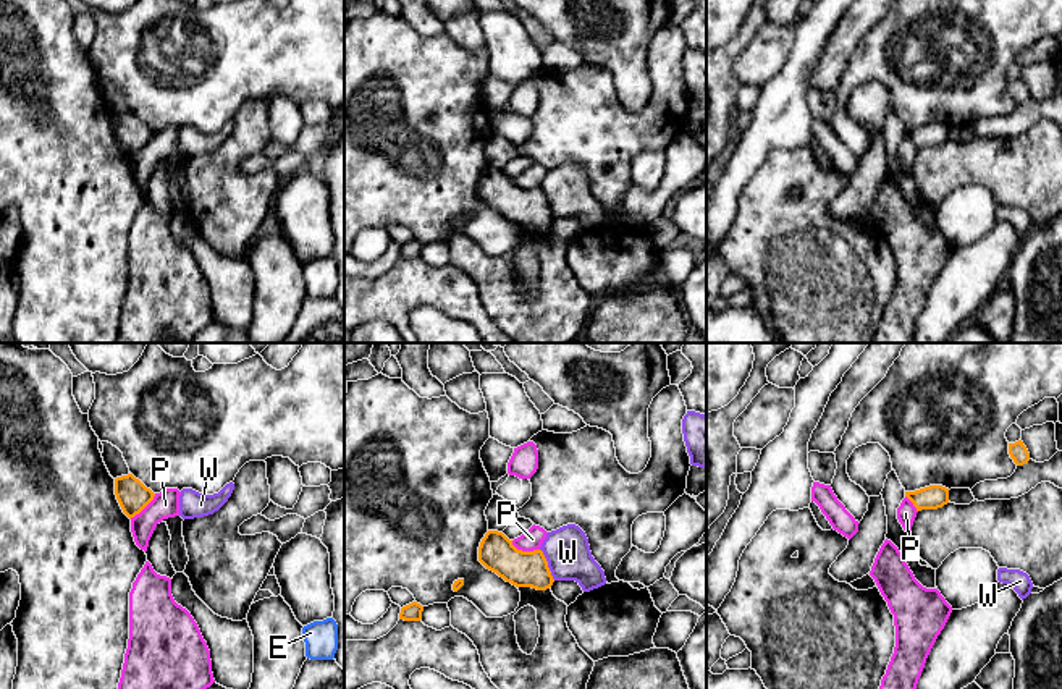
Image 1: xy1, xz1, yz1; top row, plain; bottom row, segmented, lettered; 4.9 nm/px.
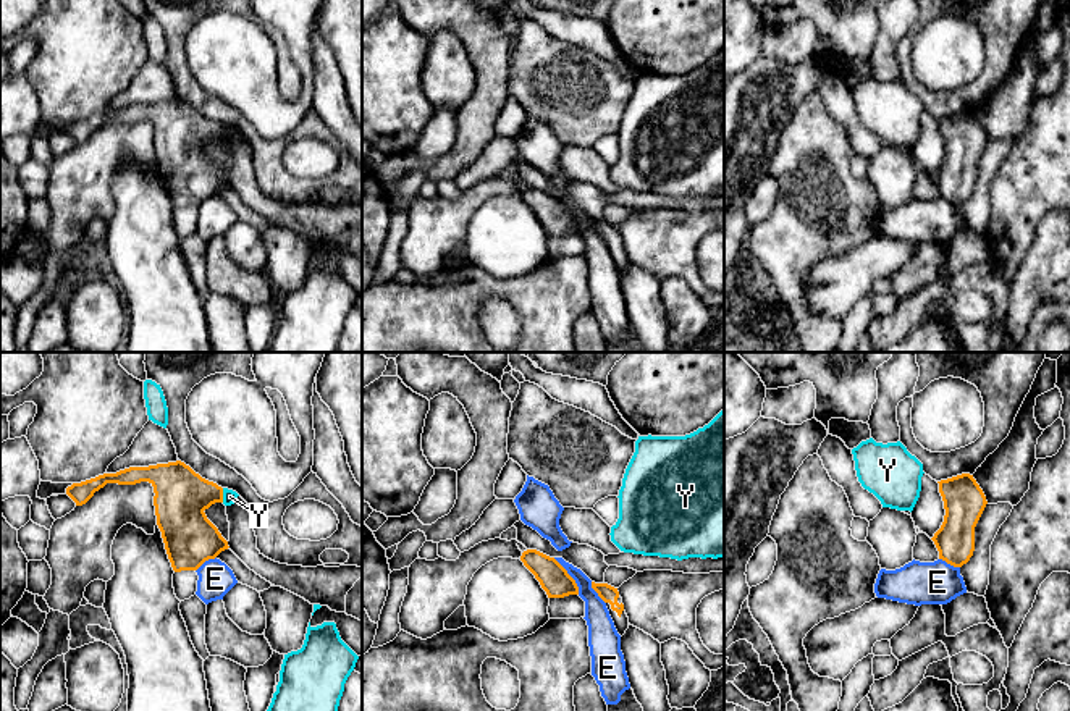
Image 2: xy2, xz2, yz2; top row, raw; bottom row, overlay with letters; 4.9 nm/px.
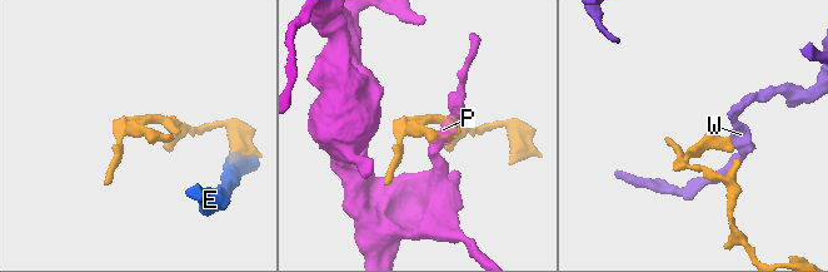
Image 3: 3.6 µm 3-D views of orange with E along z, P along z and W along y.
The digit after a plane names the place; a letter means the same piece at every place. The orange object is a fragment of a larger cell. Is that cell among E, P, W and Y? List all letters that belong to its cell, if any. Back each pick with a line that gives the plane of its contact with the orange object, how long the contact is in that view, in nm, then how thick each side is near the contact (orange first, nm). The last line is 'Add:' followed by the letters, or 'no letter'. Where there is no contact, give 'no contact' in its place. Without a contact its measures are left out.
Add: no letter

